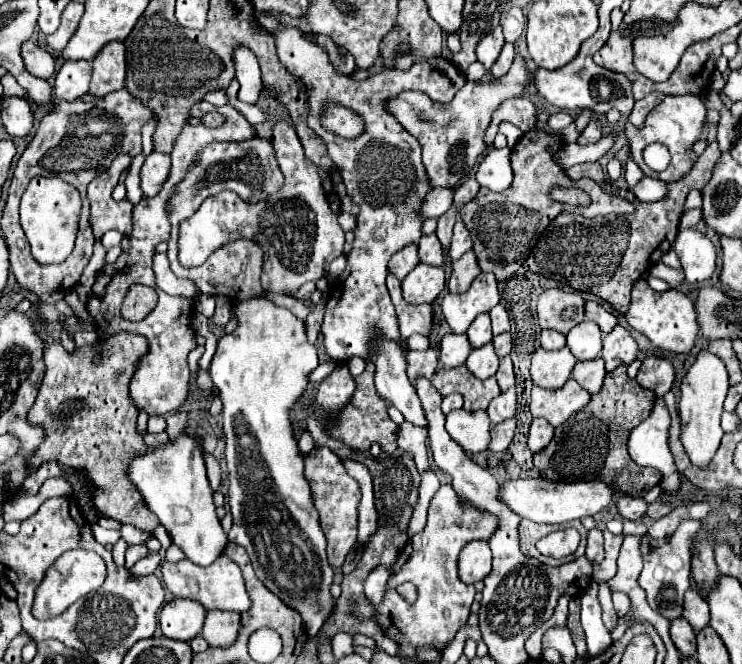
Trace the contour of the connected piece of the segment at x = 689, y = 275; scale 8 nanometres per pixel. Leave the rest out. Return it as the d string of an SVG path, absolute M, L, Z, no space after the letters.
M681 229L673 243L673 251L679 255L685 279L689 283L703 283L715 271L715 247L697 229Z

